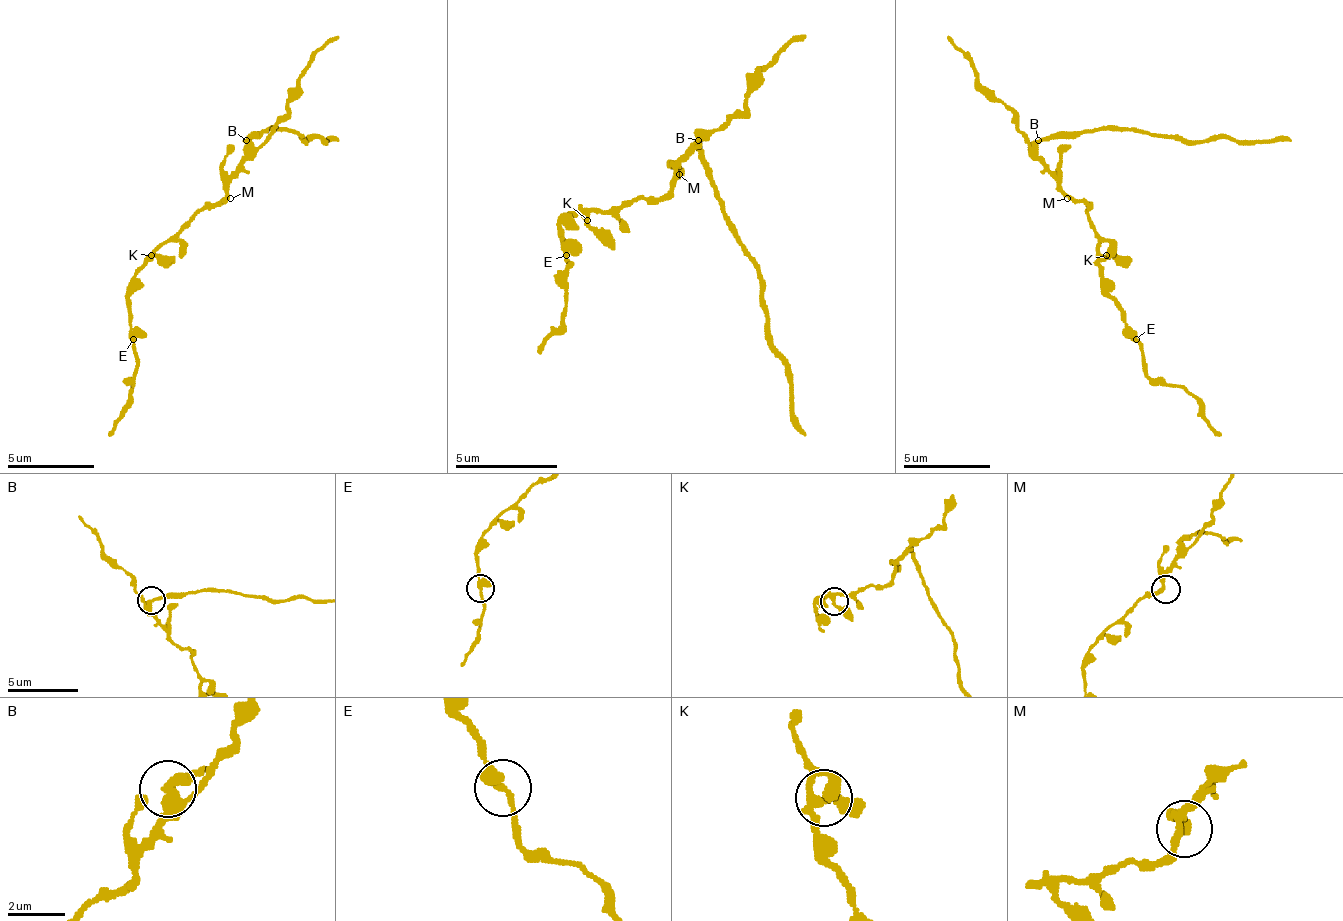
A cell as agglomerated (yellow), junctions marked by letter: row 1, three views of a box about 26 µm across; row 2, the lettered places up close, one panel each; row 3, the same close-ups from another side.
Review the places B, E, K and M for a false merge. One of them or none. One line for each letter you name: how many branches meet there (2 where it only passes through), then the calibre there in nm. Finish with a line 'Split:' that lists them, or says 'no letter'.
B: branches 3; calibre 320 nm
Split: B

